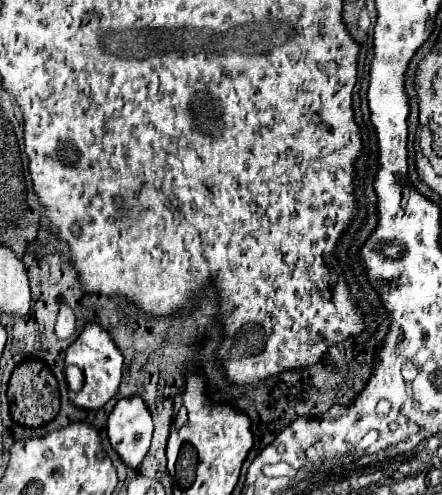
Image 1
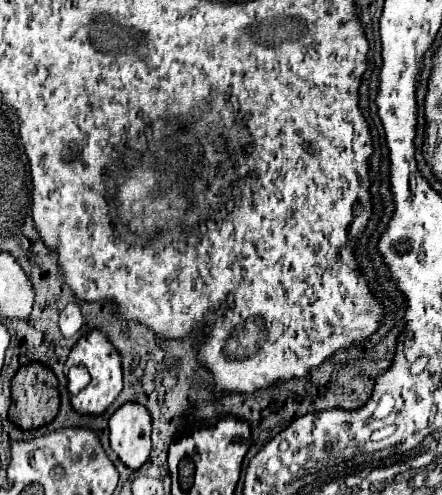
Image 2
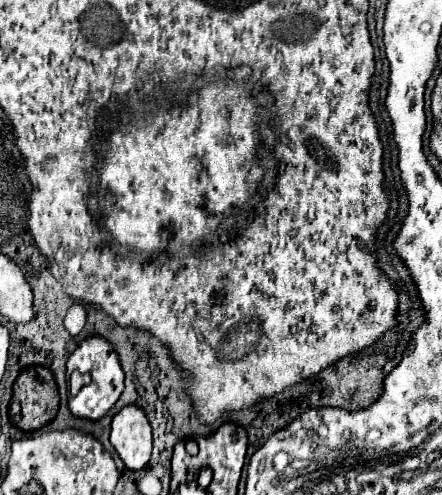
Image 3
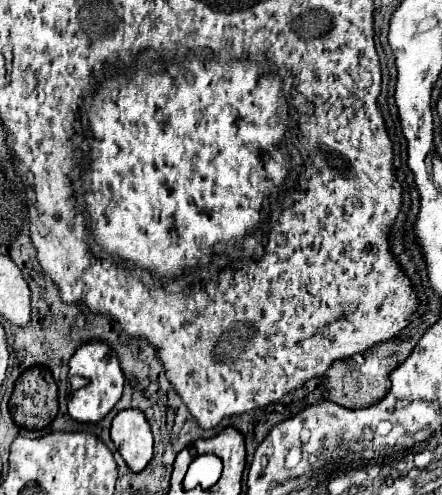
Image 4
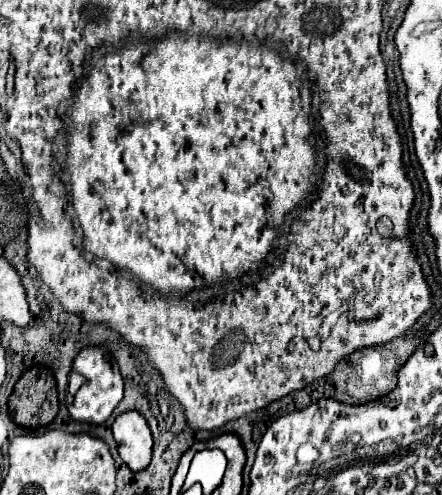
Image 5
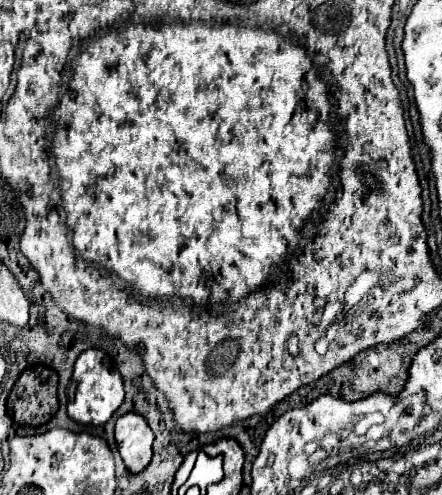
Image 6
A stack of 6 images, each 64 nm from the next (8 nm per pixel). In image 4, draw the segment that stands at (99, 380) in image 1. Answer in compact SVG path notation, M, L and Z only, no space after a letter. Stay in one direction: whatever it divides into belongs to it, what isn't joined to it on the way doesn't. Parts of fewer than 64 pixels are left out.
M86 342L82 344L70 362L70 374L78 374L88 378L88 384L74 392L72 400L68 402L68 414L78 422L100 422L122 398L124 388L124 374L120 370L120 362L116 358L116 352L110 352L110 348L102 342Z

